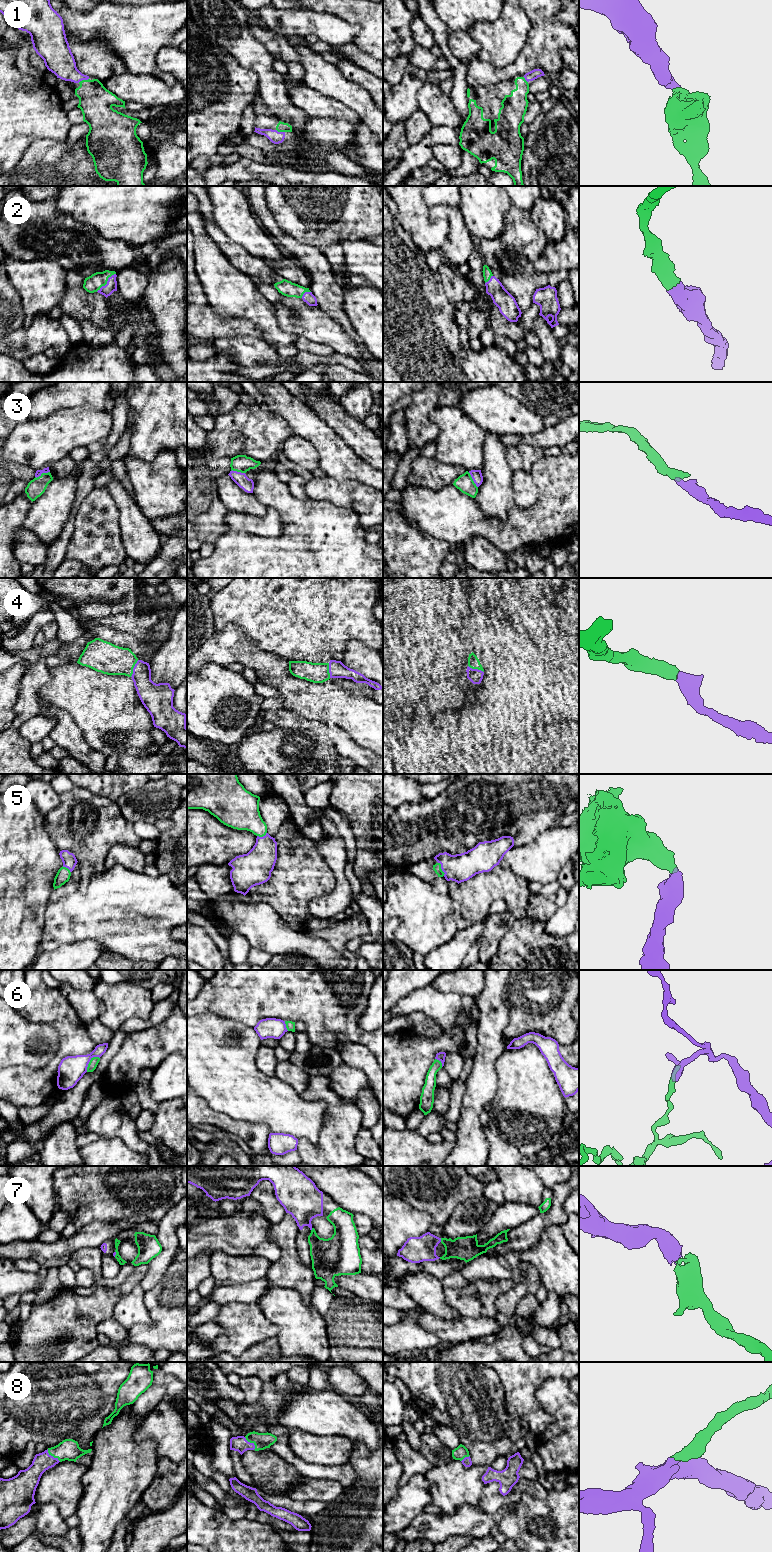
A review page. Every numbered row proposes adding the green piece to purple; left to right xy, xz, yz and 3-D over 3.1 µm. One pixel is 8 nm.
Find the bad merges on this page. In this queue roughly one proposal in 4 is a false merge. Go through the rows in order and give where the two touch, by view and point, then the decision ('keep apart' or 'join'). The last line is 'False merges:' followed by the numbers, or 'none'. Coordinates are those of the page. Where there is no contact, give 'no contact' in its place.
1: xy (83, 79) | join
2: xy (107, 282) | join
3: xy (42, 472) | join
4: xy (133, 668) | join
5: yz (441, 868) | join
6: xy (89, 1061) | keep apart
7: yz (440, 1240) | join
8: xy (52, 1456) | join
False merges: 6

